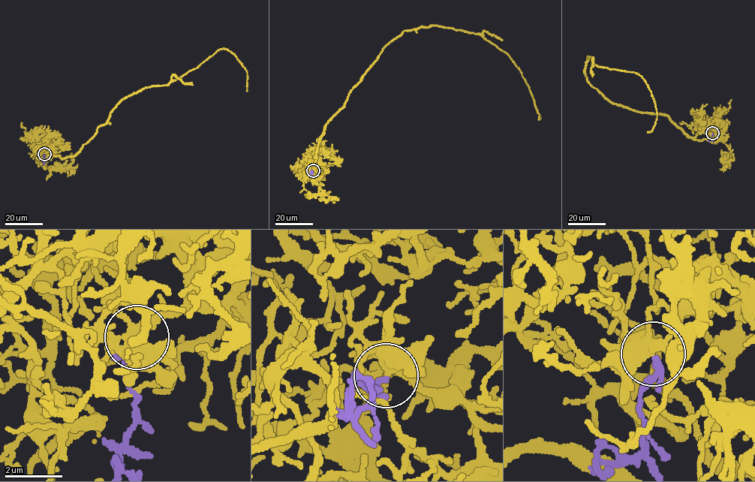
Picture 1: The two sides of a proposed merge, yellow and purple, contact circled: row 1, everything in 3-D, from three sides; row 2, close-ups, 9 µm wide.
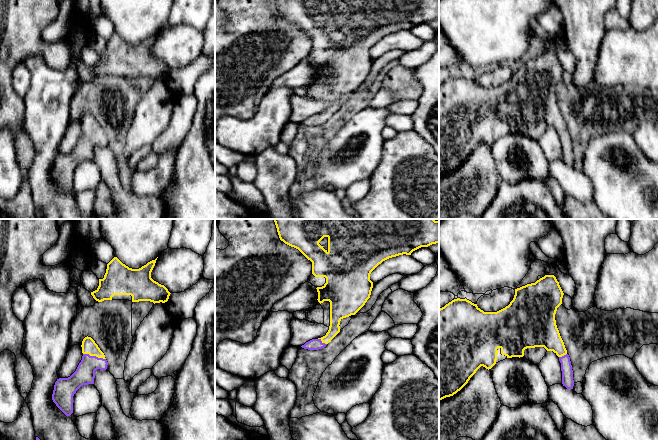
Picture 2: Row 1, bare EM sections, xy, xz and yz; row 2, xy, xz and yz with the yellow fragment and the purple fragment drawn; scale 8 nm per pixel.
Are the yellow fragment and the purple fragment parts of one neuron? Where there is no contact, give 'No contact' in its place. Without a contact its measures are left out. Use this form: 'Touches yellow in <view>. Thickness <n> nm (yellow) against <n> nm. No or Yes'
Touches yellow in xy. Thickness 120 nm (yellow) against 160 nm. Yes

